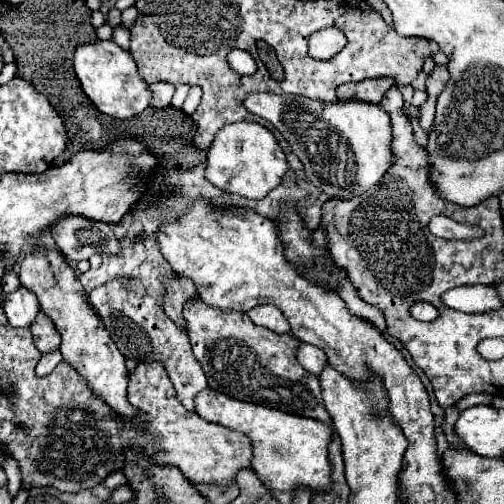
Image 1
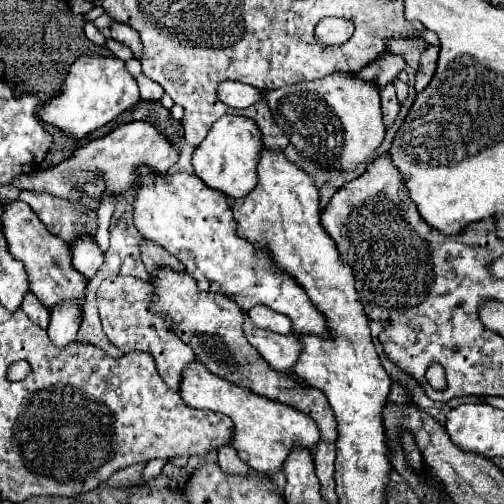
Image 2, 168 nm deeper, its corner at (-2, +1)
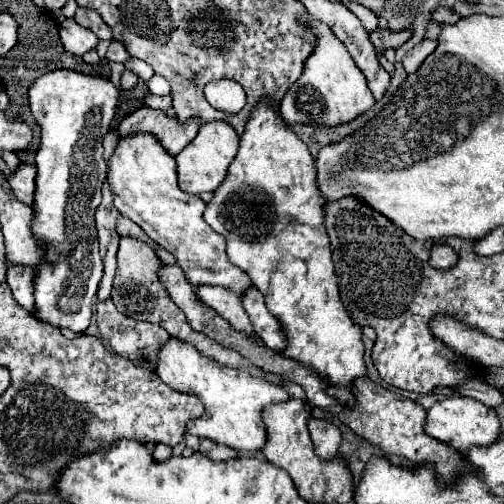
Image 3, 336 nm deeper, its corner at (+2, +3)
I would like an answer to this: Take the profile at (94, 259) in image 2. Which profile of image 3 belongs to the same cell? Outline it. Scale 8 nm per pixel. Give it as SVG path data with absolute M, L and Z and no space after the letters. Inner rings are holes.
M57 69L39 77L29 89L29 105L35 121L41 127L41 147L37 151L37 191L35 191L35 223L33 233L47 245L47 259L35 273L35 305L37 317L59 329L83 333L91 319L91 301L103 277L103 261L99 255L99 239L95 227L95 211L101 203L101 187L107 179L107 165L103 161L103 137L107 135L115 109L119 103L119 89L99 75L85 75L79 71Z

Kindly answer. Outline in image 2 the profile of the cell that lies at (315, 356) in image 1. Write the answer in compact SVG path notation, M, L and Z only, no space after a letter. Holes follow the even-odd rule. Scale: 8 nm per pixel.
M245 317L243 333L247 341L263 355L263 359L277 371L289 371L295 365L295 353L301 351L301 343L297 335L277 335L253 325L249 317Z

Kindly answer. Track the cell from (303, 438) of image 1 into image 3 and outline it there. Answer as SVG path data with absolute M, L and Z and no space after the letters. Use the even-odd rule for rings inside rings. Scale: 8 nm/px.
M169 339L159 351L159 361L155 373L175 391L195 395L205 405L205 415L187 423L187 433L195 437L207 437L215 443L227 445L239 453L261 451L267 443L267 431L263 425L263 409L267 405L283 403L289 399L287 391L265 379L251 377L245 371L227 369L225 365L215 365L215 361L203 357L193 345L179 339Z

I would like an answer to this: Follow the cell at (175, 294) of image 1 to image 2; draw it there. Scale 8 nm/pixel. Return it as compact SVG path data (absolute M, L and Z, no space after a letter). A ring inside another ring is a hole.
M141 241L139 249L141 249L141 259L151 275L157 265L169 265L171 269L183 271L183 263L177 257L173 257L169 251L165 251L161 245L157 245L155 241Z

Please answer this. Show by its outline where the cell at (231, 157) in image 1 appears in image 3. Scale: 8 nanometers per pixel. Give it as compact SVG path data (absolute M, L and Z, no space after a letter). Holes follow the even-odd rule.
M213 121L213 123L201 125L195 139L189 141L185 149L175 155L179 187L191 195L213 193L227 177L227 167L235 159L237 149L239 149L239 135L231 125L227 125L225 121Z

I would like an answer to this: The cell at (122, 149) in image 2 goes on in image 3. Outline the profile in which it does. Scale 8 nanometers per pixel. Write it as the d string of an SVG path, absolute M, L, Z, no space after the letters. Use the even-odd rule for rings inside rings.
M141 107L135 113L127 115L117 125L117 135L123 139L123 137L135 135L135 133L151 133L157 141L161 141L161 145L163 145L163 149L167 149L167 153L175 155L195 137L197 129L199 129L197 121L179 123L175 117L171 117L163 111Z

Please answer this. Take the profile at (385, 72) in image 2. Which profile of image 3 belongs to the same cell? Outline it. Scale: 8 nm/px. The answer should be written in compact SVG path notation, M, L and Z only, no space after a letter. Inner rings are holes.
M377 29L377 31L373 31L369 37L371 37L373 47L383 55L387 49L399 49L399 47L411 37L411 29L407 29L407 31L403 31L403 33Z

